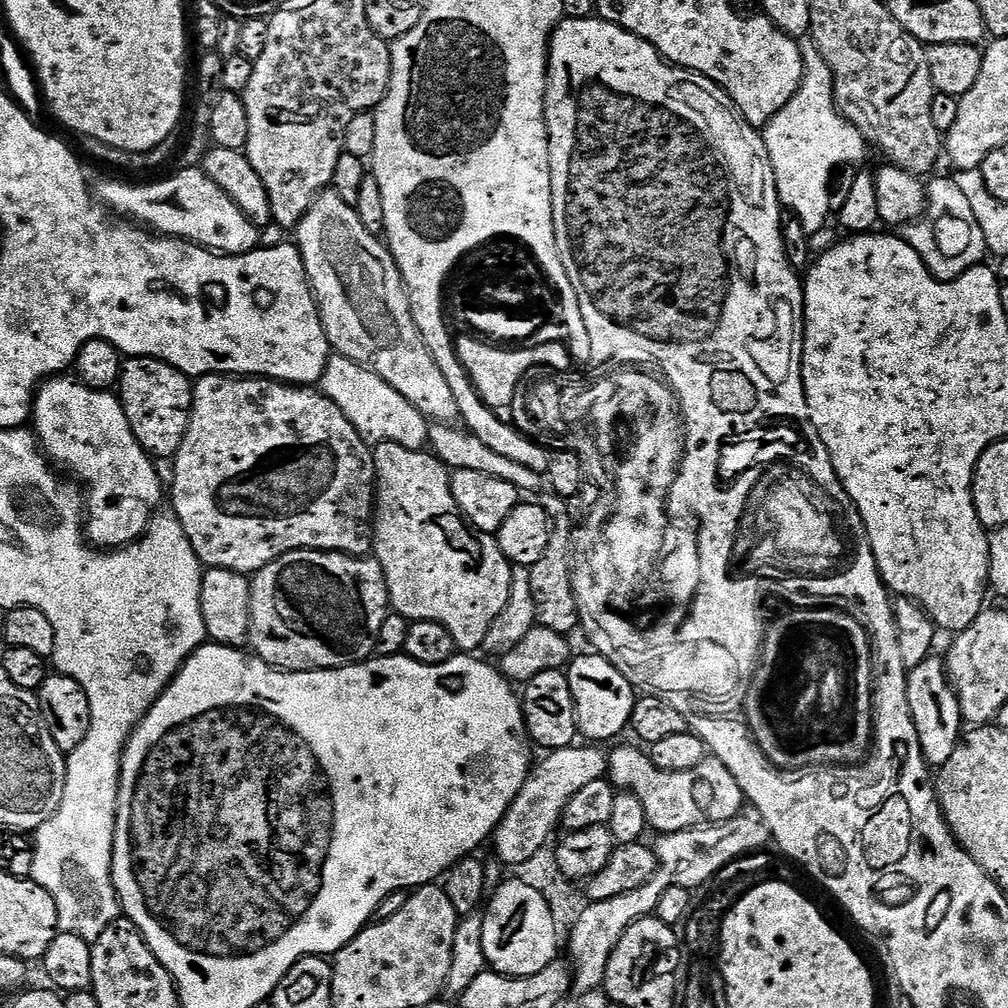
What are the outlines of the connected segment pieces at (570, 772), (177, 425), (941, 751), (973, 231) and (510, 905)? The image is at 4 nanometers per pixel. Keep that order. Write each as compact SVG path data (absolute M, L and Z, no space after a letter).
M600 746L580 747L557 748L549 751L545 755L548 757L541 764L539 761L533 767L532 771L528 773L528 781L522 786L518 798L514 798L510 810L506 810L502 822L496 827L494 833L494 844L496 840L496 852L494 852L494 856L495 859L500 861L501 865L513 866L520 862L529 861L538 850L548 846L552 840L550 839L551 836L556 832L556 827L558 829L561 827L564 807L570 802L570 798L574 794L578 794L578 790L582 790L582 786L590 786L590 782L605 779L608 770L608 758L605 749L600 749L603 748Z
M133 356L123 361L118 385L120 405L130 422L130 430L149 456L175 457L190 422L193 387L189 377L182 375L165 360L155 360L152 356Z
M933 654L923 660L918 667L908 674L908 697L910 698L910 714L914 718L914 726L918 730L918 742L922 746L922 754L926 762L936 770L950 762L950 754L960 745L962 735L962 717L960 715L960 698L946 671L946 664Z
M940 176L926 184L926 207L918 219L903 229L902 239L922 258L937 280L956 280L966 270L977 267L986 256L982 229L974 218L969 199L952 178Z
M505 879L495 885L482 915L482 950L491 971L501 972L503 976L533 976L557 959L558 931L551 906L535 884L526 886L522 880Z

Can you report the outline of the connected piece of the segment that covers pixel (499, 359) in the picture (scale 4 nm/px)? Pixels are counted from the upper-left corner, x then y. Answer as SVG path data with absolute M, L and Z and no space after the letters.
M459 335L455 339L456 353L462 362L467 376L471 378L476 392L482 398L485 405L493 410L509 409L513 402L514 391L517 390L518 382L522 374L529 372L532 368L546 367L557 369L559 372L567 372L571 369L571 353L560 341L544 342L532 348L518 350L519 348L505 348L493 343L475 338L476 340Z

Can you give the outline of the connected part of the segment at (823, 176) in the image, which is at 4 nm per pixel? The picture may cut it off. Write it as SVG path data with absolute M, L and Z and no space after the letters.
M809 43L800 44L803 81L790 102L762 130L767 159L775 170L775 184L781 205L796 214L810 238L820 233L832 214L829 182L836 169L858 166L868 151L867 140L835 106L833 72L821 51Z

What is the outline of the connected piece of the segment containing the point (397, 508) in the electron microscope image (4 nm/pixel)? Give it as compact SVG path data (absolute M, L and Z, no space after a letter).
M382 442L372 453L376 467L374 559L382 566L391 611L413 620L438 622L450 630L457 649L476 654L483 649L494 618L506 610L512 589L513 565L502 554L495 535L470 530L451 493L450 469L431 451L410 450L398 442Z

